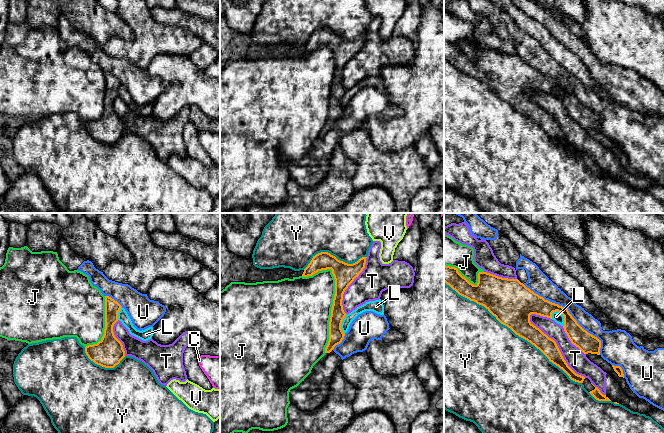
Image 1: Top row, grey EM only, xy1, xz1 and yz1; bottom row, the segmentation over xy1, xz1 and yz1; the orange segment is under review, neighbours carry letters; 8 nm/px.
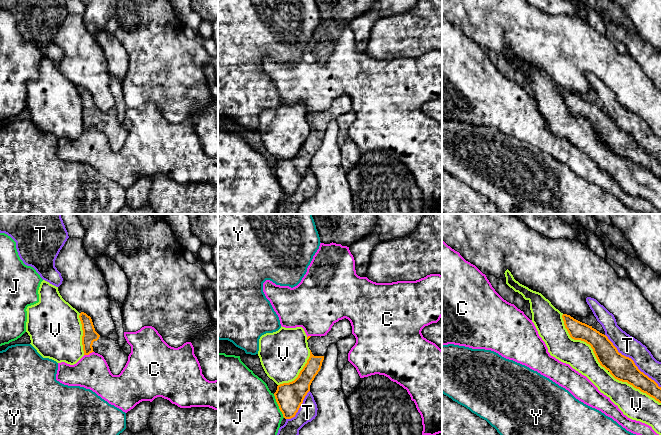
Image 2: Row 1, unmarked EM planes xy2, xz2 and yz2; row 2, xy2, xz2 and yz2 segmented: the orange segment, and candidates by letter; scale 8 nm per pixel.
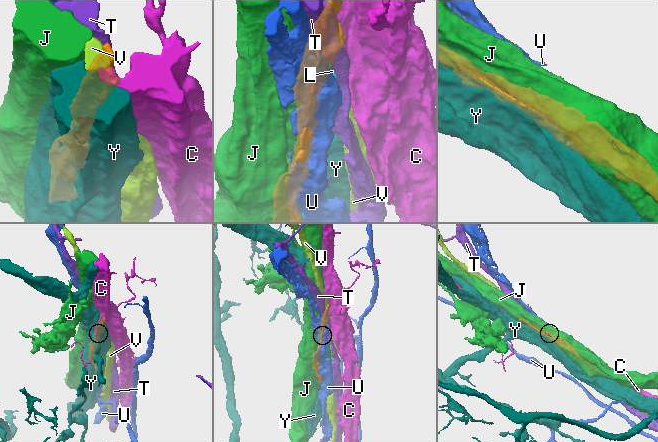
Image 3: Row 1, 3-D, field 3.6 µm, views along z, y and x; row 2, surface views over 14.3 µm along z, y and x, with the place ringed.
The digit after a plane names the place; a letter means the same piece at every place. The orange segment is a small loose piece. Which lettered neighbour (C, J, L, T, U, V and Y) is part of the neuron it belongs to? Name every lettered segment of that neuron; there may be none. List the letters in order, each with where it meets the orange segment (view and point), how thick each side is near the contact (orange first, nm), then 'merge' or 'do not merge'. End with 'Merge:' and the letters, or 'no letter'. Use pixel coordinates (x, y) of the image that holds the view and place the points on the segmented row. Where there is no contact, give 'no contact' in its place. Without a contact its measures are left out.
C: xy2 (88, 354) | 110/280 nm | do not merge
J: xz1 (331, 310) | 120/500 nm | do not merge
L: yz1 (563, 315) | 160/80 nm | do not merge
T: yz1 (557, 346) | 160/160 nm | do not merge
U: yz1 (568, 312) | 150/150 nm | do not merge
V: yz2 (601, 365) | 200/220 nm | do not merge
Y: yz1 (513, 331) | 360/500 nm | do not merge
Merge: no letter

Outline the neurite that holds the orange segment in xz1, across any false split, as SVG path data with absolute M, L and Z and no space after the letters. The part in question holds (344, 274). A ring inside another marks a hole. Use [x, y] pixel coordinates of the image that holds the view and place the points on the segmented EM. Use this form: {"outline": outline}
{"outline": "M321 252L313 256L304 269L303 277L312 276L318 271L331 269L335 279L335 295L329 321L329 341L325 353L330 353L344 339L345 334L341 329L342 321L346 316L342 305L343 294L365 268L366 258L362 257L357 262L348 264L338 260L328 252Z"}

